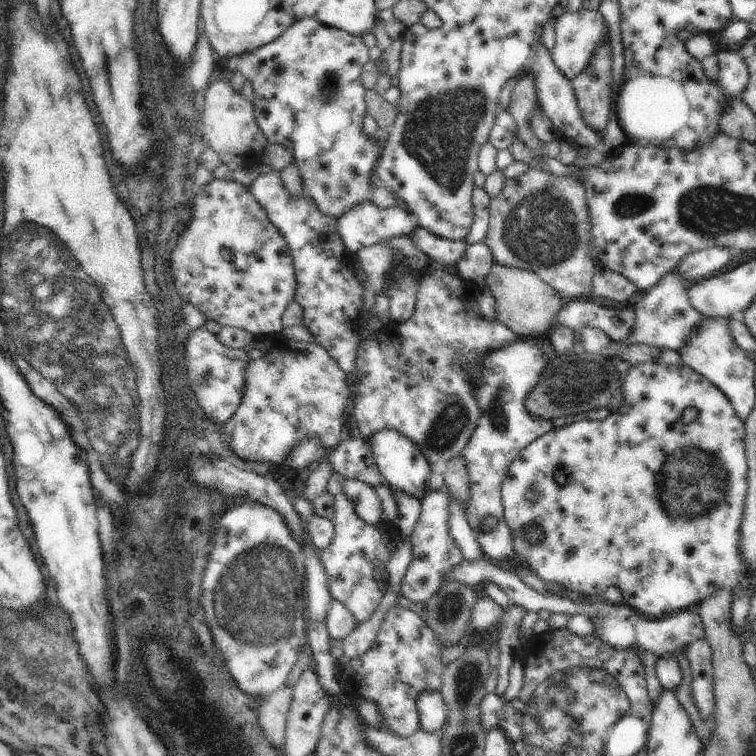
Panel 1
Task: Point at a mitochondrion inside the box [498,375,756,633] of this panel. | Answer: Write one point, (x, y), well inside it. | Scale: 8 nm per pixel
(695, 483)

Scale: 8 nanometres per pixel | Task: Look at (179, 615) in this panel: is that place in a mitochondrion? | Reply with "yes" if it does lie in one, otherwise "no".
no

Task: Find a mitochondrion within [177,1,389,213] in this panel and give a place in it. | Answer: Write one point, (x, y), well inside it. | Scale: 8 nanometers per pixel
(329, 85)

